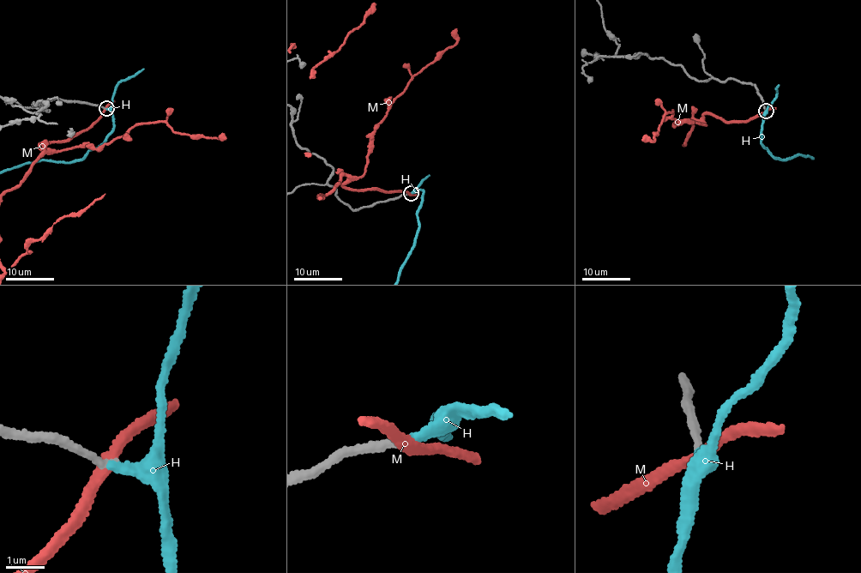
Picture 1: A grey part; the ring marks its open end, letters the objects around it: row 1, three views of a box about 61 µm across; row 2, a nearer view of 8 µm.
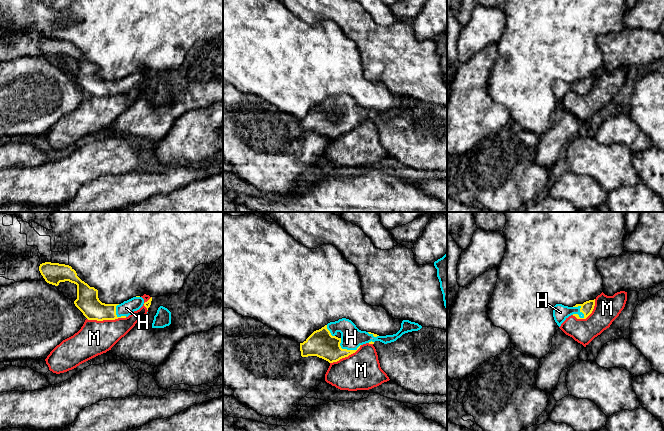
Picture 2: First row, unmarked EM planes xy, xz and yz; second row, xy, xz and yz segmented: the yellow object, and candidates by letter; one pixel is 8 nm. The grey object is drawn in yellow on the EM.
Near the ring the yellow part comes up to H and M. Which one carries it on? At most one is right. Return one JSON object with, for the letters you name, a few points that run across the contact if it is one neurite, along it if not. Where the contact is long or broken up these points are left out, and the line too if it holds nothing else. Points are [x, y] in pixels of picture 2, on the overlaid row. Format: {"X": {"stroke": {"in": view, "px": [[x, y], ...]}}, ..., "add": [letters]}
{"H": {"stroke": {"in": "yz", "px": [[587, 307], [580, 309], [560, 312]]}}, "add": ["H"]}

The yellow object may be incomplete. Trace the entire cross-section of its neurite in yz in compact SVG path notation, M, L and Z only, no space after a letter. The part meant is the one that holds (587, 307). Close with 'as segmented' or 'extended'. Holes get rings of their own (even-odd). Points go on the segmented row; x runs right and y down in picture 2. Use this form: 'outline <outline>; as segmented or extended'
outline M595 299L584 302L583 304L576 304L573 307L556 304L553 308L553 317L557 325L561 324L571 315L577 319L586 319L593 311L595 306Z; extended

